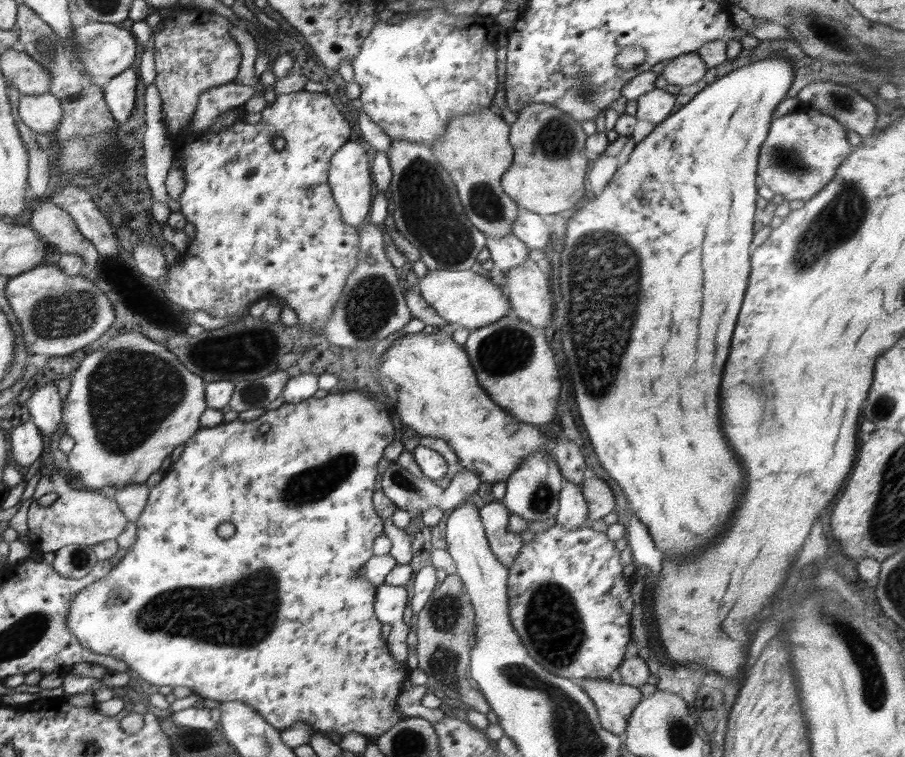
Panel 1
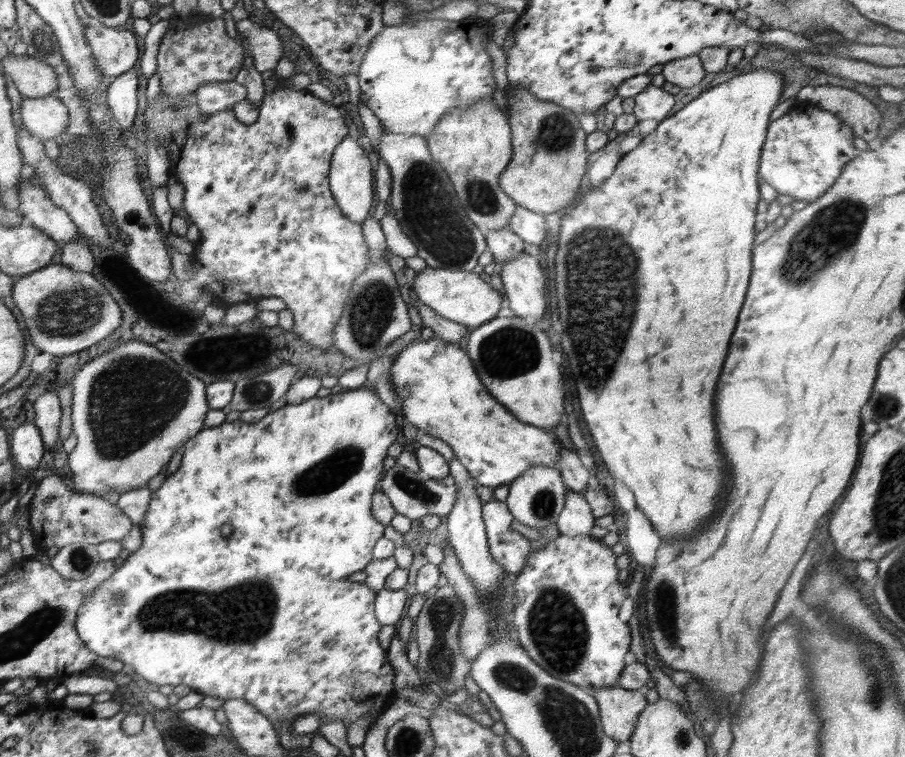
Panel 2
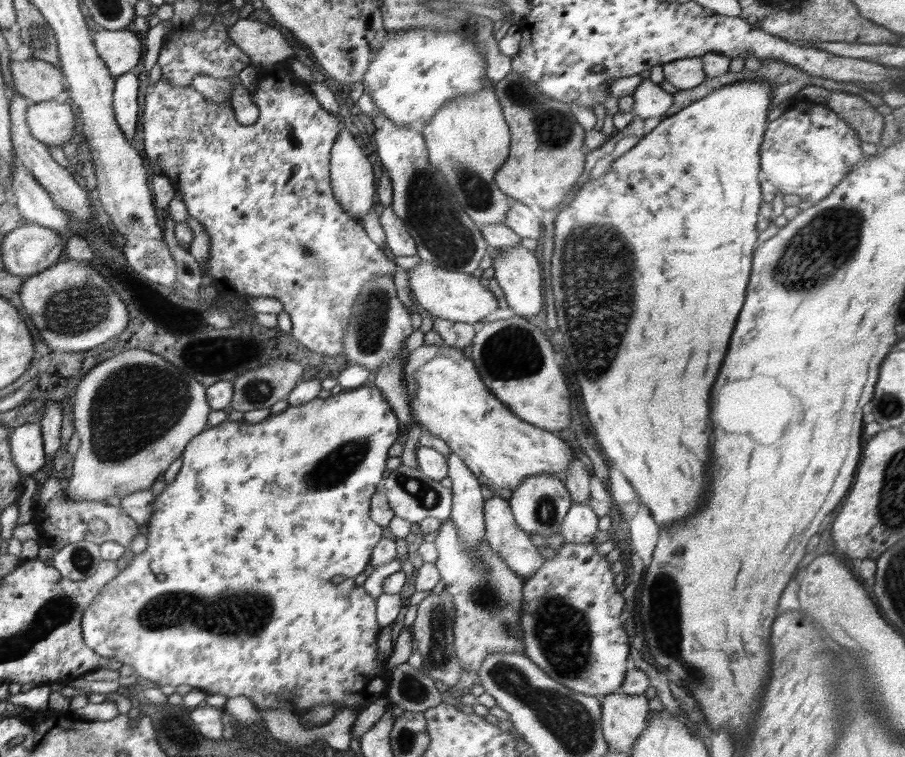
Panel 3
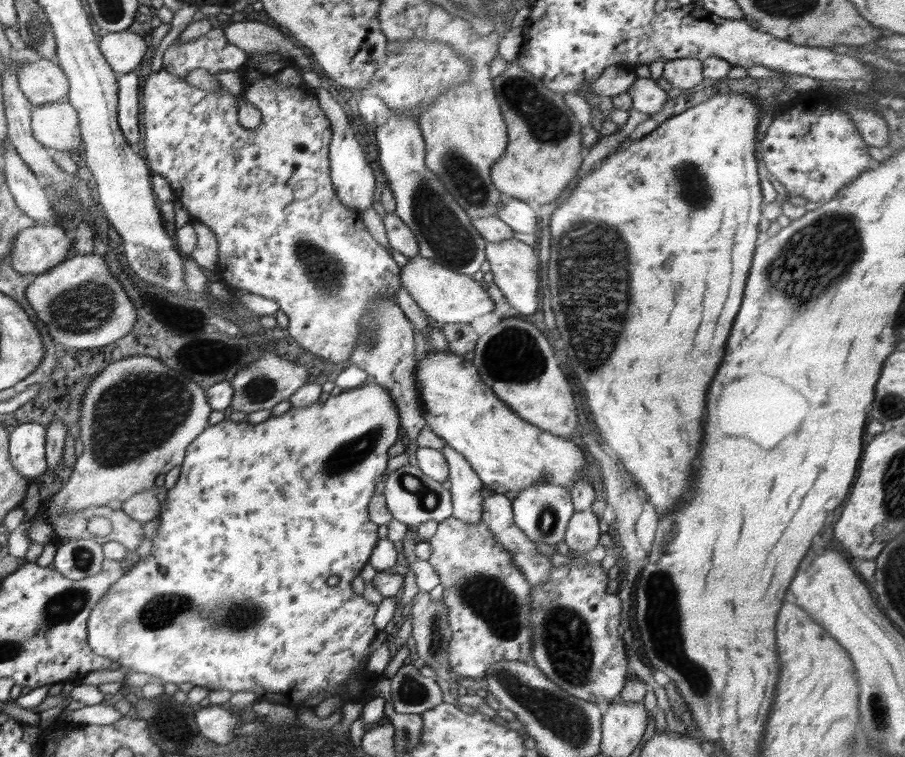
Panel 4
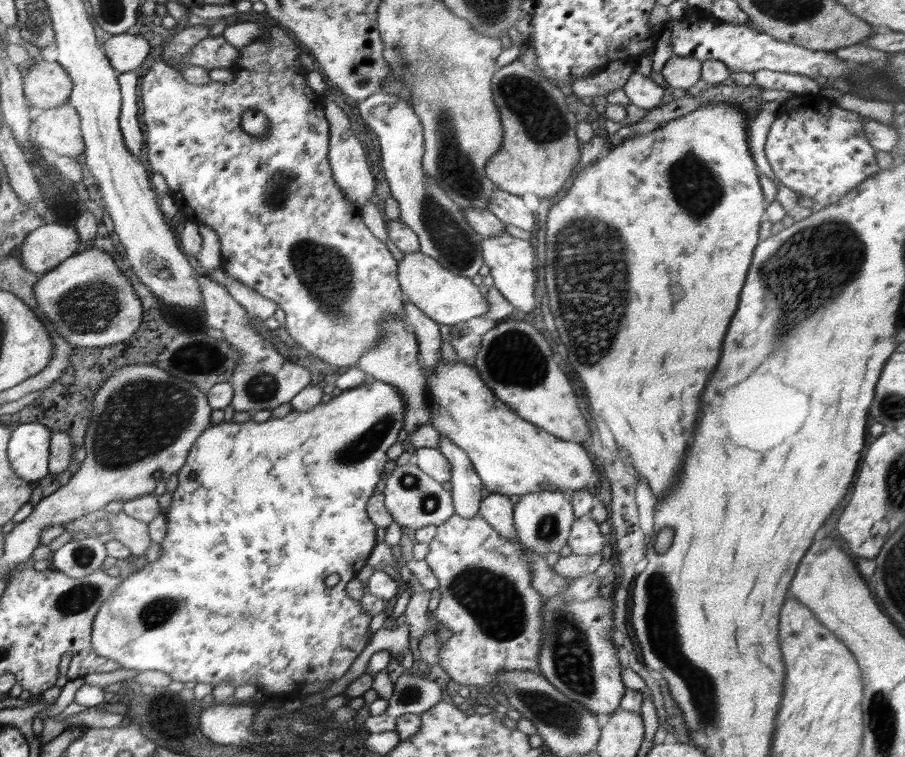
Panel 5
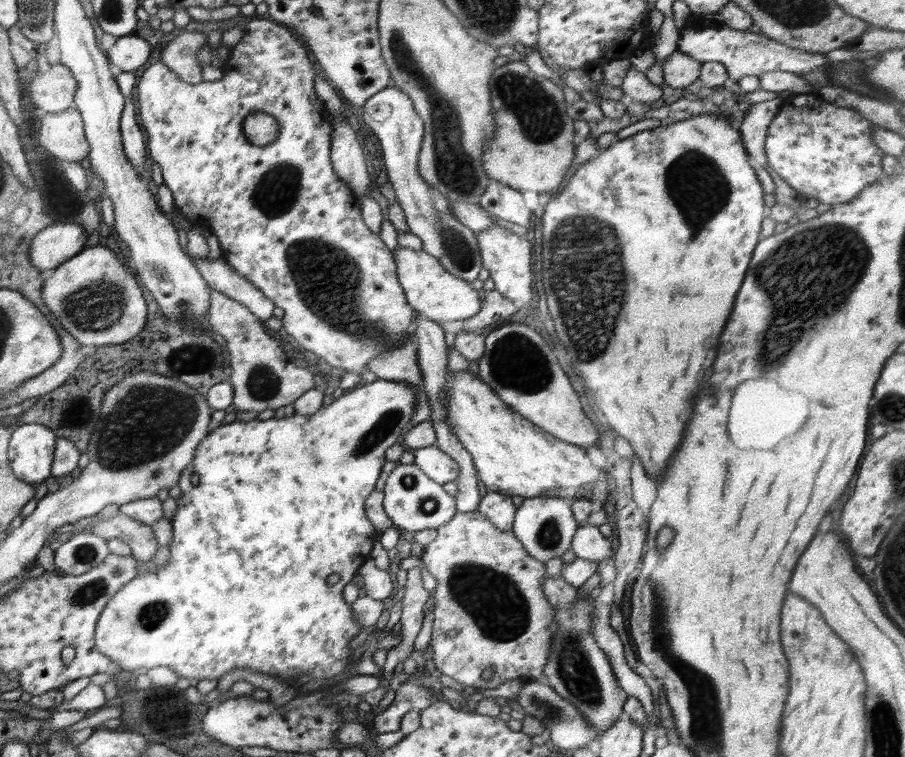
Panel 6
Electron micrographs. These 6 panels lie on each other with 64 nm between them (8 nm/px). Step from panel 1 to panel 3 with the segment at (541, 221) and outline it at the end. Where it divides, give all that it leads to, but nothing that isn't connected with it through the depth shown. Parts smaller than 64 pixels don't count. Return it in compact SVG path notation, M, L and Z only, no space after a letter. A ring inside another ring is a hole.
M512 200L510 208L506 218L504 218L505 226L508 226L508 228L521 237L538 240L542 232L542 222L539 212L516 200Z

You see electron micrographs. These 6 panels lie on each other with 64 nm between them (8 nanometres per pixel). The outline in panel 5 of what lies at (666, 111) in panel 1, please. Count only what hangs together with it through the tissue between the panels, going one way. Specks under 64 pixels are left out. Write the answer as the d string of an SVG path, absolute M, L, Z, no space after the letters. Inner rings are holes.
M634 72L622 88L631 102L646 110L659 108L660 100L664 96L664 89L653 82L649 77Z

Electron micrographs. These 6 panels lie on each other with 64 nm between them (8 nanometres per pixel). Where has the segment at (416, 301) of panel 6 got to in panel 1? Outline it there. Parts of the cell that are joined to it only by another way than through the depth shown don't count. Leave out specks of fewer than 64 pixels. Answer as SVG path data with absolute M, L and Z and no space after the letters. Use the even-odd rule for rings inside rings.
M448 268L444 270L428 271L418 282L422 298L436 312L455 327L475 328L484 327L490 323L504 323L506 312L511 308L506 293L490 279L482 277L478 272Z

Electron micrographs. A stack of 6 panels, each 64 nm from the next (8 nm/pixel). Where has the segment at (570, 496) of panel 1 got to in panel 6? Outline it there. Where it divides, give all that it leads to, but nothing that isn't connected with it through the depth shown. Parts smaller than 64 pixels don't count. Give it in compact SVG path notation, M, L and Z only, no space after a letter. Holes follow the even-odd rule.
M581 521L578 526L571 544L572 552L577 557L599 564L613 553L611 539L602 535L598 527L588 525L586 521Z

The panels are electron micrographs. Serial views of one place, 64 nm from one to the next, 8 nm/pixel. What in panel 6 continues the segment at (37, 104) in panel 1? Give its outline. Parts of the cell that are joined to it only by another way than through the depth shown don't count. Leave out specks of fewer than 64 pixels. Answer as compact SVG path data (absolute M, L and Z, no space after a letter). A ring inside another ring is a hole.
M73 105L64 112L43 116L38 136L40 144L57 159L80 163L91 151L85 130L81 114Z

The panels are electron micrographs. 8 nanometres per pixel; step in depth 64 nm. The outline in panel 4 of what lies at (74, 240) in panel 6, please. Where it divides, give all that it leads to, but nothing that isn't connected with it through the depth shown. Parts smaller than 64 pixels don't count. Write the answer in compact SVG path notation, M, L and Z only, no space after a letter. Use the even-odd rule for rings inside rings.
M35 224L18 233L10 253L12 268L20 274L42 274L60 264L68 256L71 244L73 240L68 238L66 231L59 225Z

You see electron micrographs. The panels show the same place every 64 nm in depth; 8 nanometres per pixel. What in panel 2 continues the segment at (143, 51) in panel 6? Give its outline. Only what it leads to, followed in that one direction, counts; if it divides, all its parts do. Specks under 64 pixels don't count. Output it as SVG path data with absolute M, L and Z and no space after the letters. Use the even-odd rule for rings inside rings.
M94 22L85 26L85 36L102 76L114 78L132 69L140 58L138 40L128 30L116 30Z

